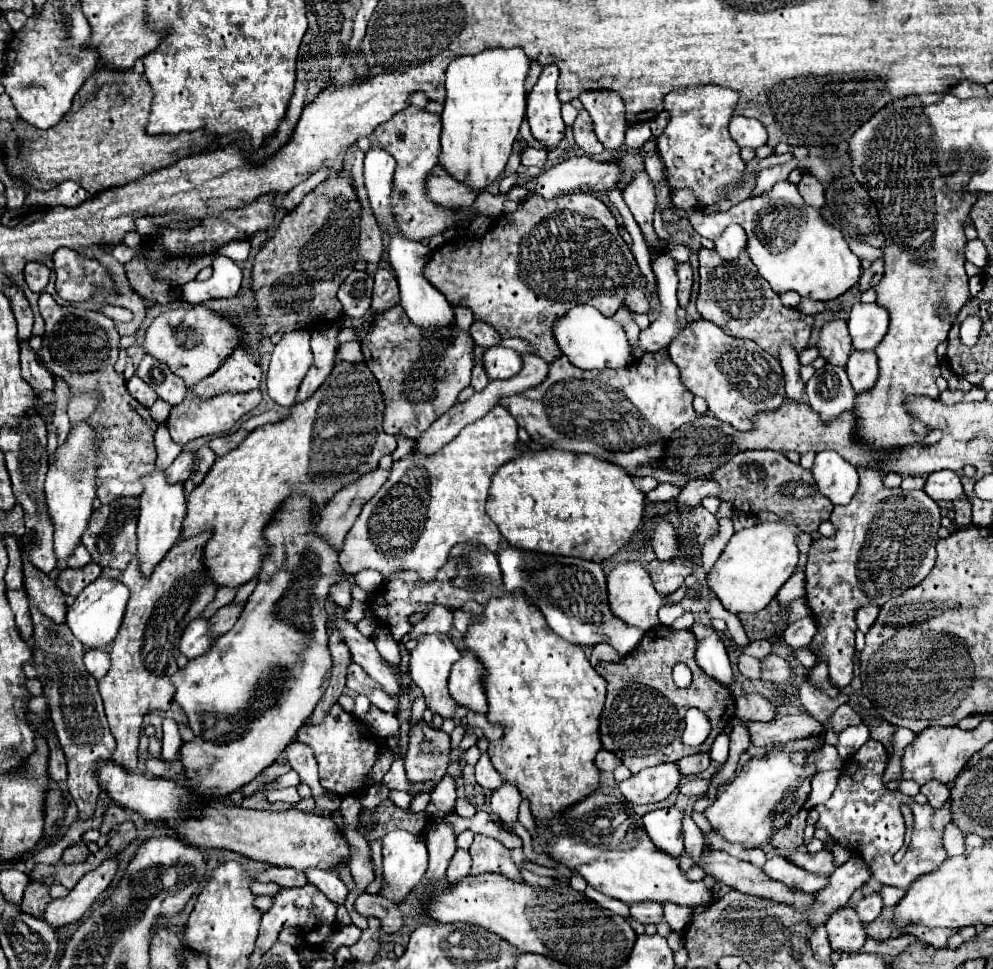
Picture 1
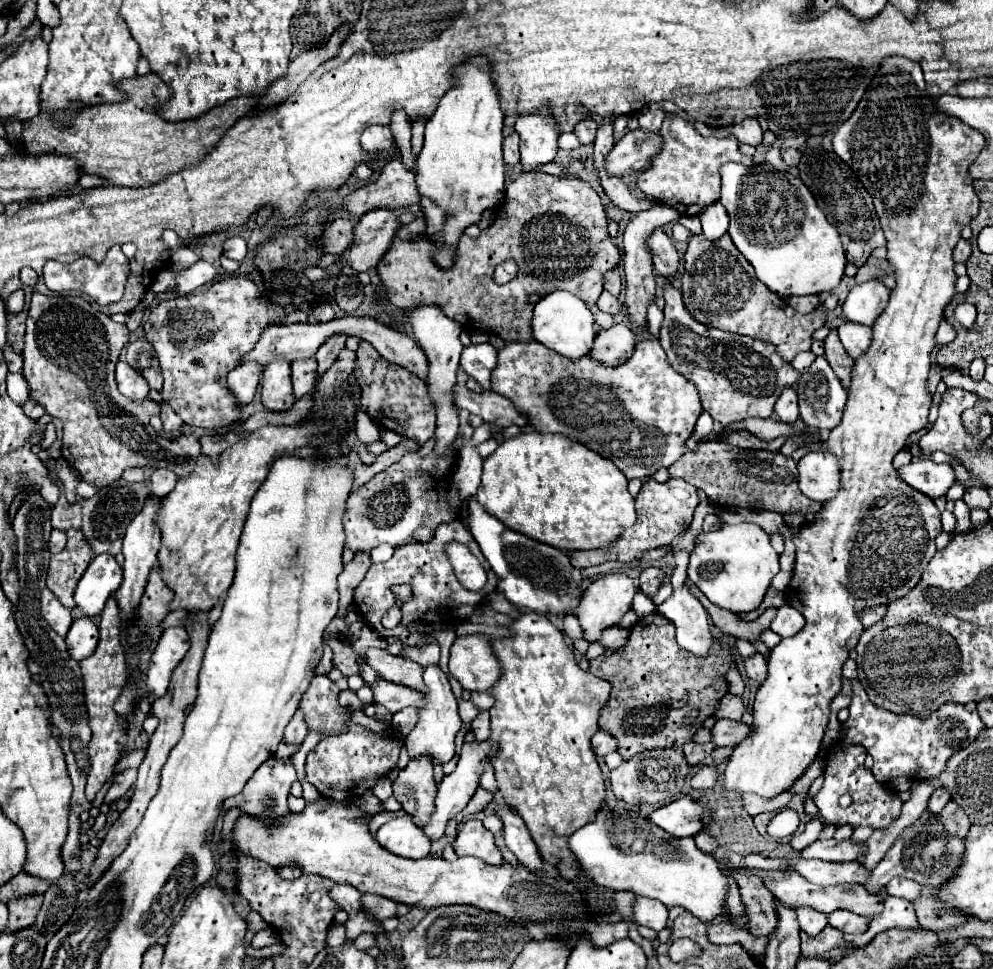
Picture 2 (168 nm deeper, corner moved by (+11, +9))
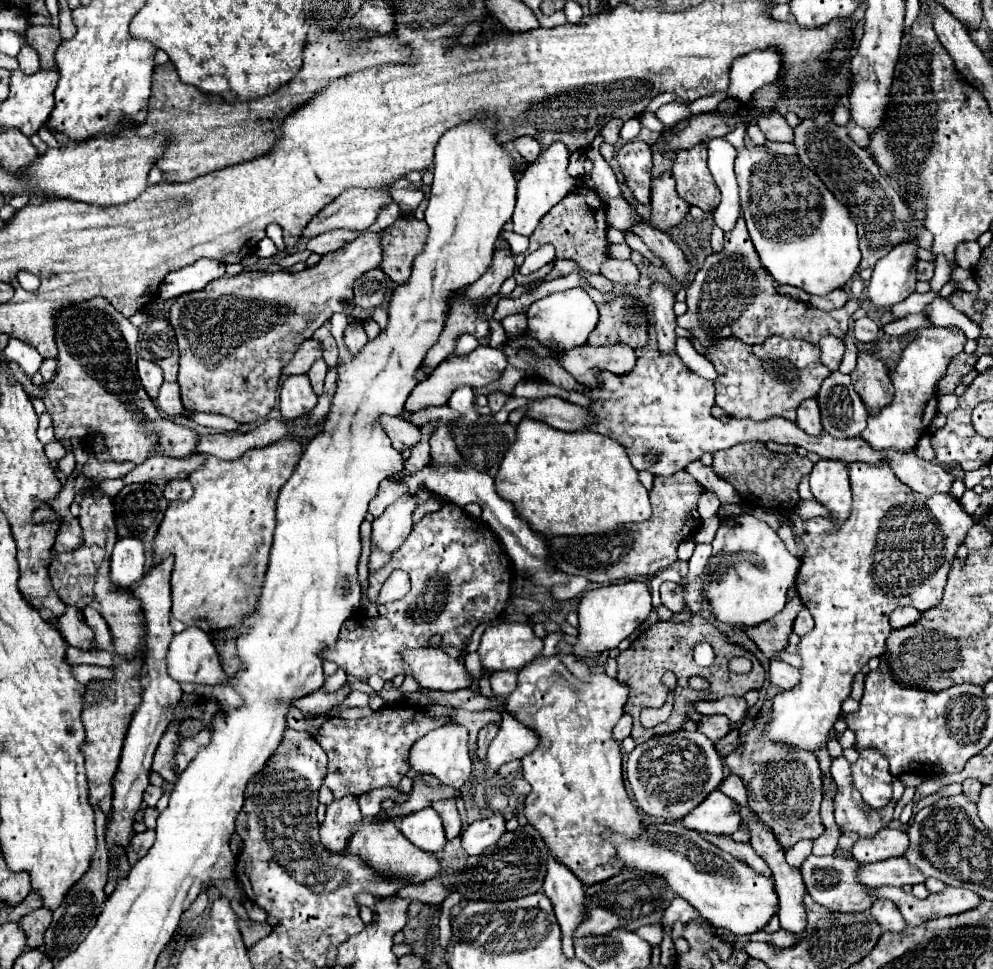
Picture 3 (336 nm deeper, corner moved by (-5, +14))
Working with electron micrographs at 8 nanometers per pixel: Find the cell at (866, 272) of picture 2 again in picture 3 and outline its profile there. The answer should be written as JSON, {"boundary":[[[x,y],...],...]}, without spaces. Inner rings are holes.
{"boundary":[[[918,260],[918,280],[924,280],[924,282],[930,282],[932,276],[934,276],[934,264],[932,262],[924,262],[924,260]]]}

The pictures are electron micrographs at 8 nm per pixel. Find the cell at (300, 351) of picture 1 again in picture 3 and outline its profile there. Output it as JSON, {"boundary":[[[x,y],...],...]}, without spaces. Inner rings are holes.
{"boundary":[[[288,376],[280,390],[280,412],[284,420],[294,420],[310,414],[318,398],[308,384],[308,376]]]}

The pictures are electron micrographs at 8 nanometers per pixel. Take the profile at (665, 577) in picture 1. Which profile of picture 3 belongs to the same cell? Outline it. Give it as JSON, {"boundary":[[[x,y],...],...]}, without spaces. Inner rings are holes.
{"boundary":[[[664,582],[660,586],[660,594],[662,594],[662,604],[672,610],[672,612],[682,612],[686,608],[686,600],[684,600],[684,588],[682,584],[676,584],[676,582]]]}

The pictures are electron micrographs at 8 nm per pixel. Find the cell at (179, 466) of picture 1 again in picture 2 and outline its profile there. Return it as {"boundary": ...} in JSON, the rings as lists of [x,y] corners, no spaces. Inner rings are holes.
{"boundary":[[[156,469],[150,477],[150,491],[158,497],[166,497],[174,489],[176,481],[178,477],[170,469]]]}

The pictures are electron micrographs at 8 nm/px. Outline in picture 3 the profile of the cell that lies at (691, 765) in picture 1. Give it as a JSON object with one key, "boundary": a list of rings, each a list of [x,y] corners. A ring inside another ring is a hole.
{"boundary":[[[734,728],[722,740],[716,742],[716,750],[718,750],[720,756],[728,756],[728,754],[732,754],[738,748],[738,744],[740,744],[740,736],[738,736],[738,730]]]}

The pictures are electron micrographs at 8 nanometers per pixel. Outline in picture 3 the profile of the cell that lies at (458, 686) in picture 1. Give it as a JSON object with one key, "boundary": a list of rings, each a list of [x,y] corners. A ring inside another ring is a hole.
{"boundary":[[[500,622],[486,628],[478,654],[486,670],[520,670],[544,648],[528,622]]]}

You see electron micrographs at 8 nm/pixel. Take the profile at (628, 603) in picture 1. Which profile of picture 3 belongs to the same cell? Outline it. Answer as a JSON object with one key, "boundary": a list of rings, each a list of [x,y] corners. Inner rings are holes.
{"boundary":[[[644,582],[612,584],[586,592],[578,604],[578,638],[572,646],[572,654],[588,660],[616,648],[622,640],[626,640],[634,630],[644,624],[650,608],[650,592]]]}

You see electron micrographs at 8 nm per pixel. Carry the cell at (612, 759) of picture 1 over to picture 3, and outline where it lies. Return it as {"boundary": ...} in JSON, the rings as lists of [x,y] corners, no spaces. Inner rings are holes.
{"boundary":[[[622,714],[622,718],[618,720],[616,728],[614,728],[614,740],[622,742],[626,736],[630,736],[632,730],[632,716],[630,714]]]}

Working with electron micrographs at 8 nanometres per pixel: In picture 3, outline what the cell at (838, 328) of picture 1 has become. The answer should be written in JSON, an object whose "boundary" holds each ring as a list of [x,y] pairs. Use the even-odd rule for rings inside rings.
{"boundary":[[[870,352],[858,354],[858,366],[852,372],[852,384],[870,412],[880,412],[892,404],[892,382],[884,364]]]}

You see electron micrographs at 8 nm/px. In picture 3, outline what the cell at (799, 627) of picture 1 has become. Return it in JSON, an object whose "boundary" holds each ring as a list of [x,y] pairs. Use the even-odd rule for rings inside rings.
{"boundary":[[[802,608],[802,610],[798,612],[796,620],[794,620],[794,632],[796,632],[798,636],[804,636],[804,634],[808,634],[812,628],[814,628],[814,618],[812,618],[812,614],[810,614],[806,608]]]}

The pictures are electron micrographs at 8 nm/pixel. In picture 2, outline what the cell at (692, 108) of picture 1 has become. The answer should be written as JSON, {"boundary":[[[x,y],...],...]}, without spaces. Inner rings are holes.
{"boundary":[[[676,113],[666,115],[660,129],[660,137],[662,137],[662,149],[652,159],[650,167],[638,173],[636,185],[648,197],[654,197],[656,201],[678,209],[680,215],[698,215],[708,205],[720,199],[720,167],[724,163],[734,161],[746,167],[754,163],[752,157],[744,157],[738,151],[736,137],[732,135],[720,137],[720,139],[702,137],[688,119]]]}

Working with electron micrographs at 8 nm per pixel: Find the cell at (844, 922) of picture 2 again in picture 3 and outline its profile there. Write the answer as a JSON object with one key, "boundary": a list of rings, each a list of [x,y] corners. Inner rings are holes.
{"boundary":[[[876,900],[874,906],[870,908],[872,916],[882,924],[884,930],[892,930],[892,932],[902,932],[906,928],[906,922],[900,914],[900,910],[896,908],[896,904],[892,904],[890,900]]]}

